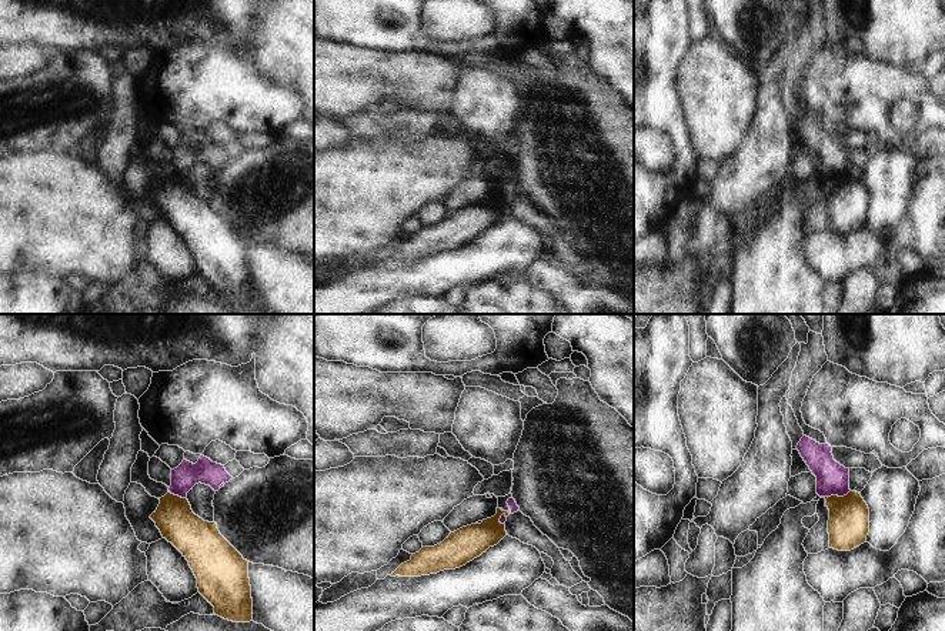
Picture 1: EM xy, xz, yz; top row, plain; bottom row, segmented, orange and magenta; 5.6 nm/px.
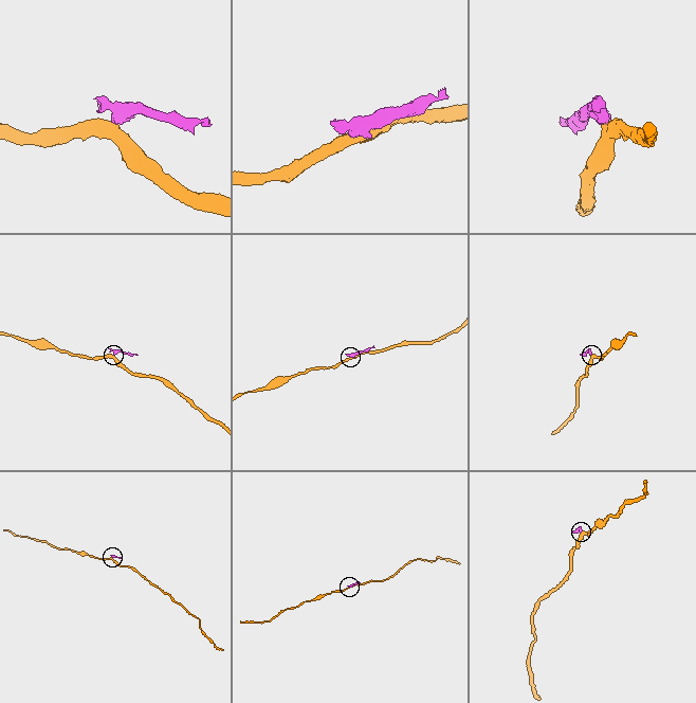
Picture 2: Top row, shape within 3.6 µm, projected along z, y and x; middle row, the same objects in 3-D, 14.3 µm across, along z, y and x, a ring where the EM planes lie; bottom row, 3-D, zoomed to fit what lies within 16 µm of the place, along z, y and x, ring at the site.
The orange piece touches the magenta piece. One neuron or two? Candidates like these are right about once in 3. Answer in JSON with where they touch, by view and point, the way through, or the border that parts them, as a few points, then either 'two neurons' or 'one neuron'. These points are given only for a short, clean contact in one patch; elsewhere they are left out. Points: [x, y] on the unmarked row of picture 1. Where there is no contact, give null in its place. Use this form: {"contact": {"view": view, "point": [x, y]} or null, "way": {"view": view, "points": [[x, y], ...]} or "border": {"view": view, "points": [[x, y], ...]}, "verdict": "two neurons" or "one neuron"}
{"contact": {"view": "yz", "point": [837, 176]}, "border": {"view": "yz", "points": [[850, 170], [842, 176], [828, 177]]}, "verdict": "two neurons"}

